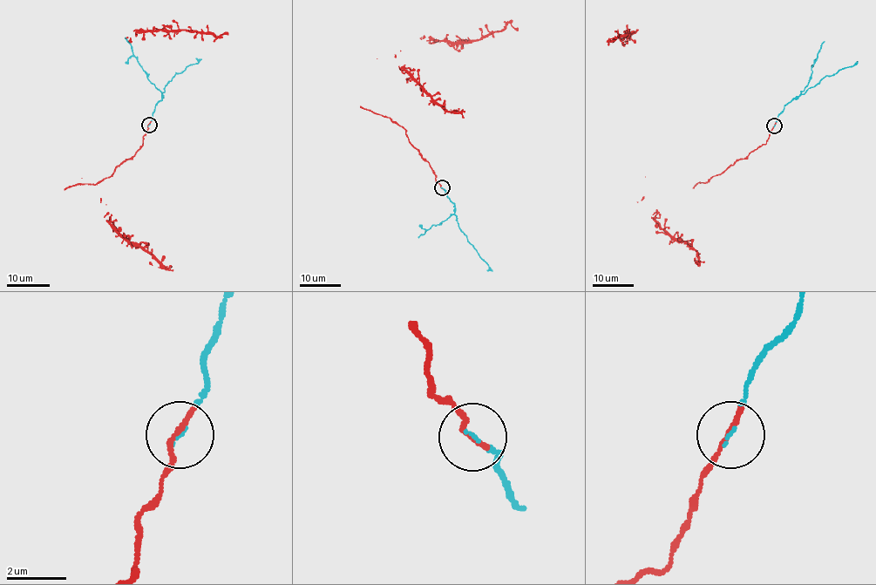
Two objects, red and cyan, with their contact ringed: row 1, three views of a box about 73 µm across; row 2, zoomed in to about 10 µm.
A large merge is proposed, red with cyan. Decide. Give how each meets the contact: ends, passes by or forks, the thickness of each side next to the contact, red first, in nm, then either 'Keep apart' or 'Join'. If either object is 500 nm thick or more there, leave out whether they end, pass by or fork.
At the ring red ends. At the ring cyan ends. Thickness 220 nm (red) against 70 nm. Join

